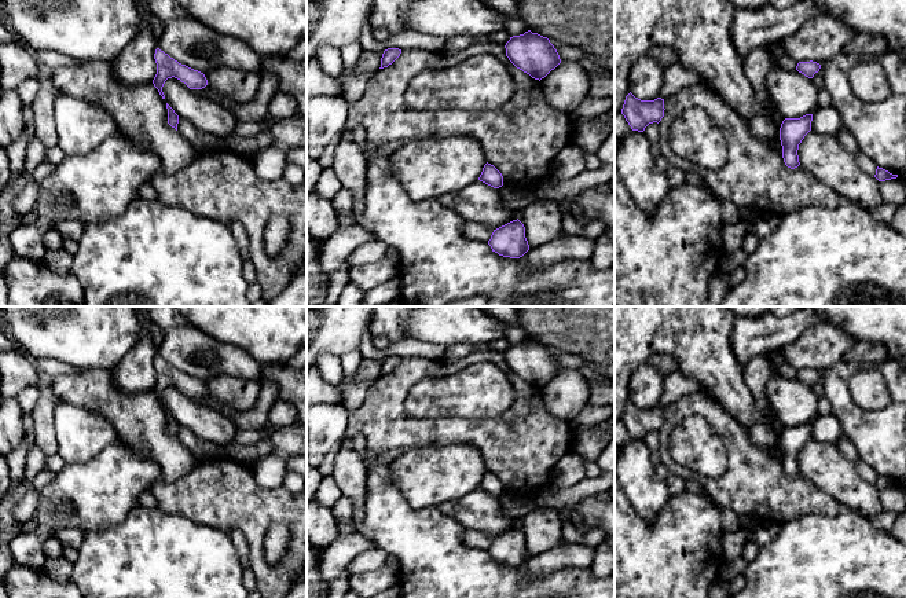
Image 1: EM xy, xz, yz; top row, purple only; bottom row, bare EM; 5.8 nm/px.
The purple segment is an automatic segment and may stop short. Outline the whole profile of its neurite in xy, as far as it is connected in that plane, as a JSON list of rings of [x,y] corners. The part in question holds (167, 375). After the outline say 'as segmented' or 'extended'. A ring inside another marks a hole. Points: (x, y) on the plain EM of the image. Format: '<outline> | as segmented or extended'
[[[159,356],[155,357],[154,367],[157,371],[157,382],[153,392],[158,397],[162,407],[165,407],[162,395],[165,389],[172,385],[184,390],[190,397],[202,397],[208,393],[208,388],[203,381],[179,371]]] | as segmented

